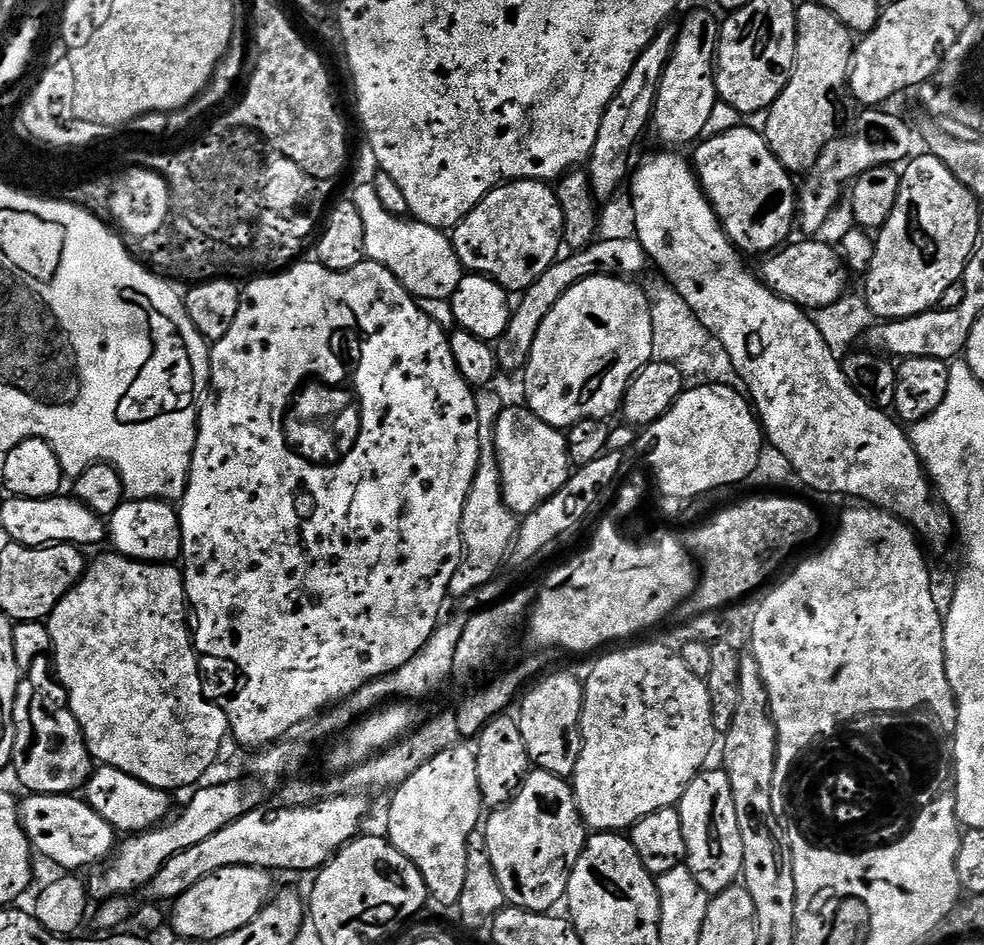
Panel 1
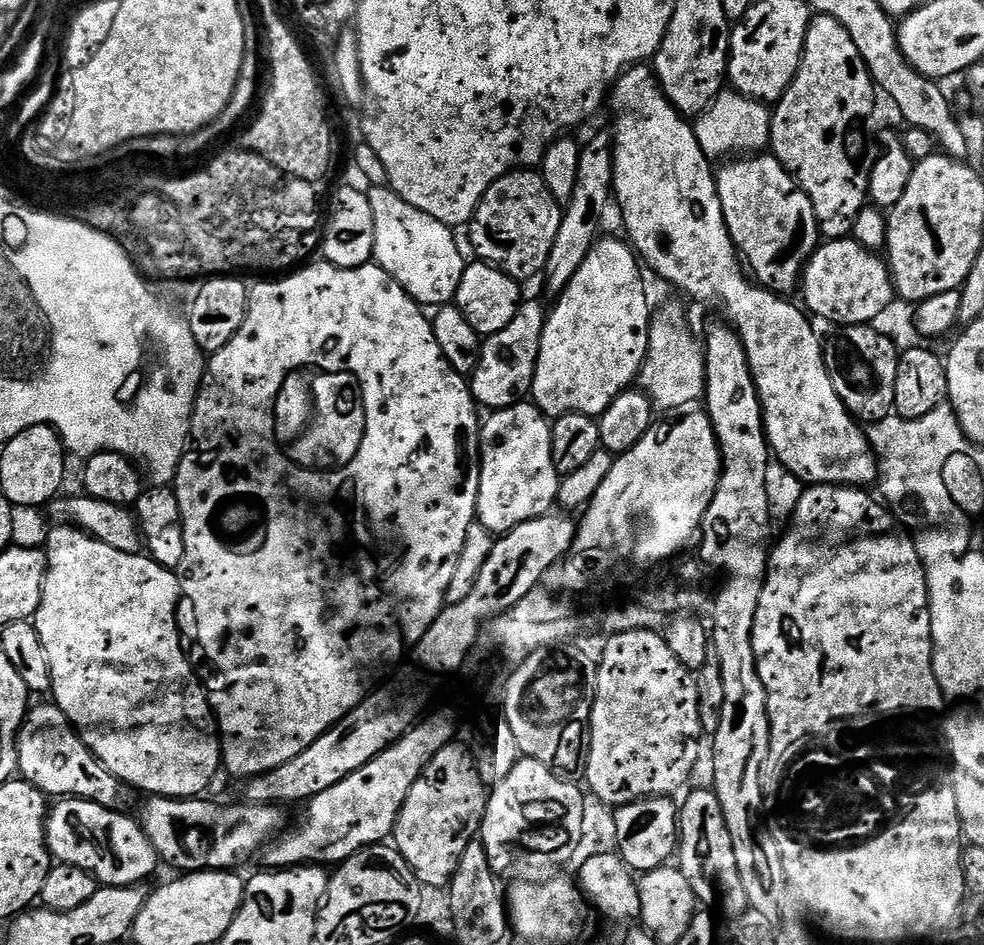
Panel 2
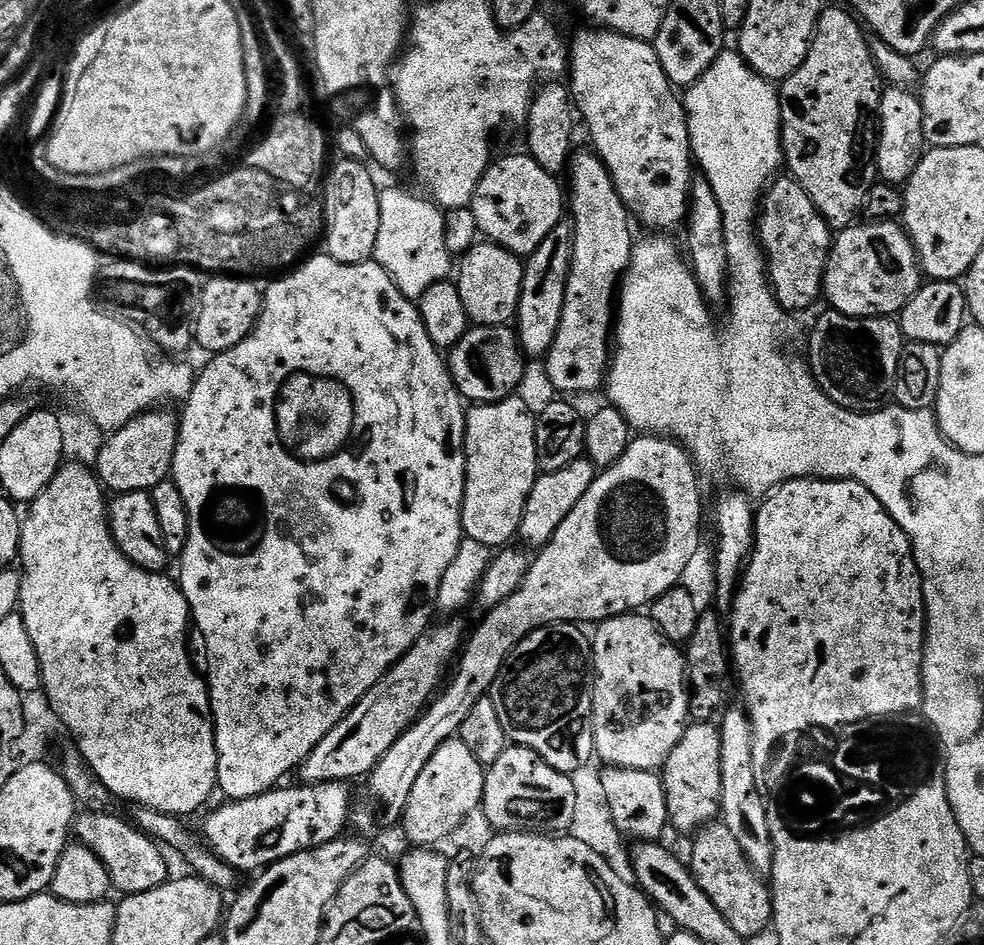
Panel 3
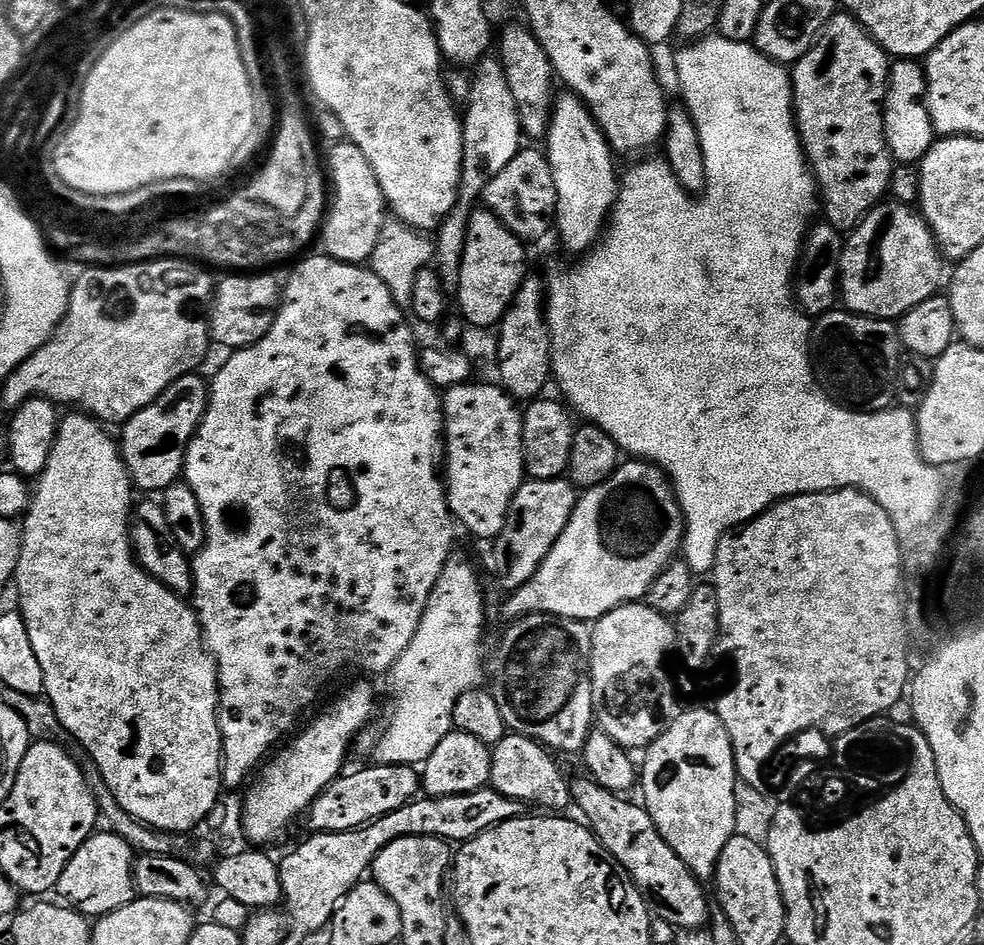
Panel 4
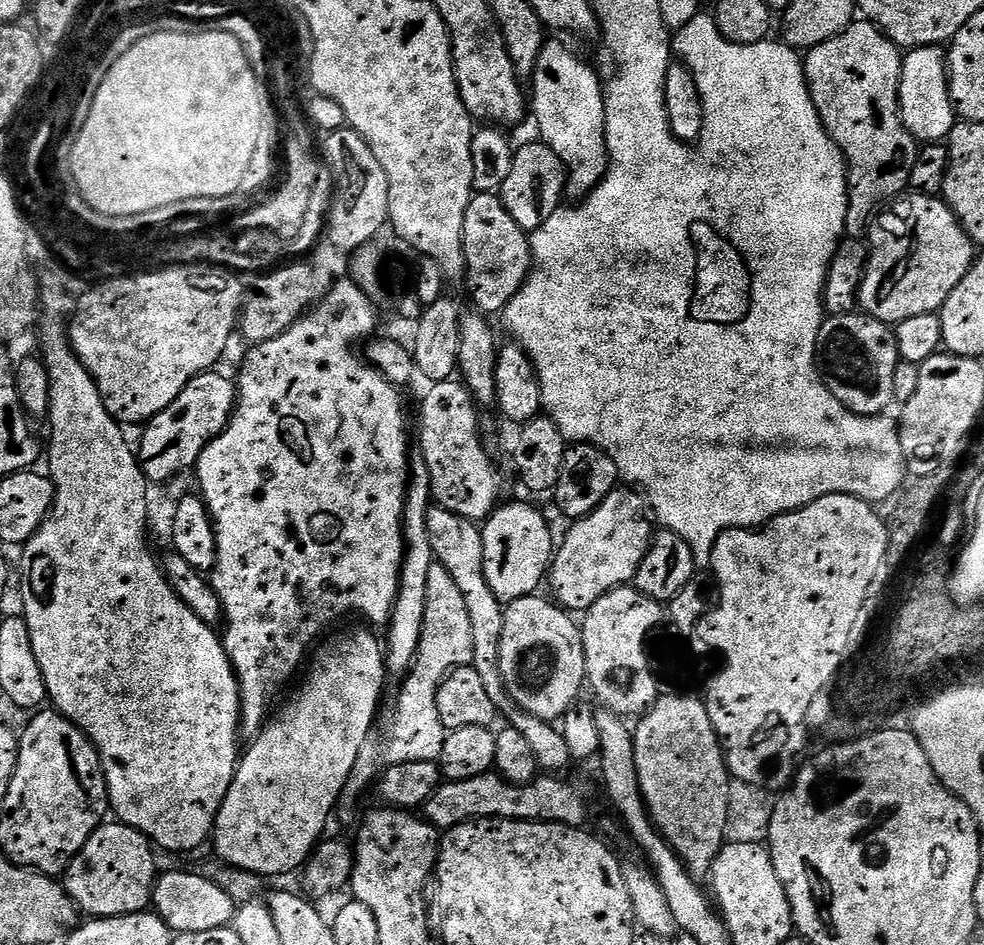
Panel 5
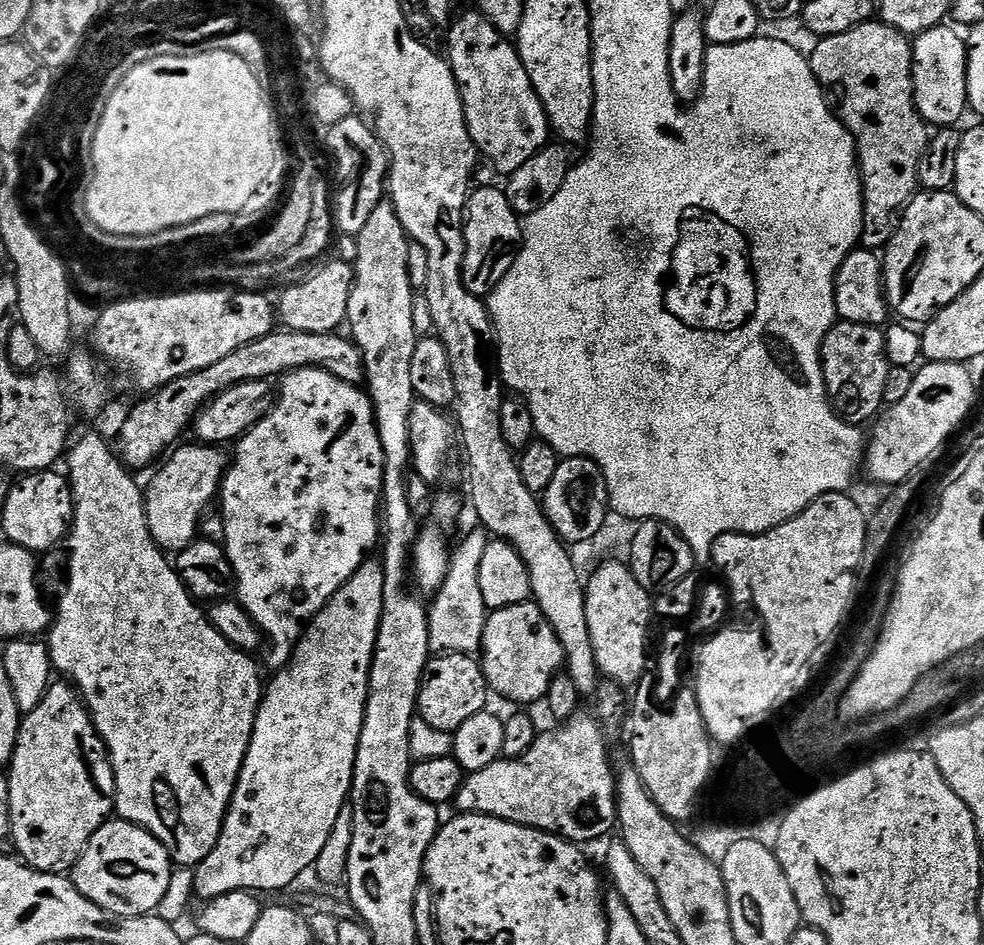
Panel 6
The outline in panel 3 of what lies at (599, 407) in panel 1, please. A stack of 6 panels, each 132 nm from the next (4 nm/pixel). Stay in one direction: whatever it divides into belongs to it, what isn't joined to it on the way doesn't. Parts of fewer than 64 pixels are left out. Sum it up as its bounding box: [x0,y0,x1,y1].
[546,151,634,392]

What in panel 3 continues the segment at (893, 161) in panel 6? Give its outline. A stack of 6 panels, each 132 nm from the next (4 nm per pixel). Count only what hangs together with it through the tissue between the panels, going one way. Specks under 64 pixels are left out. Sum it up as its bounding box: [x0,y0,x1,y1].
[778,7,885,230]

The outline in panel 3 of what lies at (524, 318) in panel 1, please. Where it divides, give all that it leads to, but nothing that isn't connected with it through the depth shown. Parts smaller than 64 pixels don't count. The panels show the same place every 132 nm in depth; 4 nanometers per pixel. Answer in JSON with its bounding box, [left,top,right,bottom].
[446,327,526,404]

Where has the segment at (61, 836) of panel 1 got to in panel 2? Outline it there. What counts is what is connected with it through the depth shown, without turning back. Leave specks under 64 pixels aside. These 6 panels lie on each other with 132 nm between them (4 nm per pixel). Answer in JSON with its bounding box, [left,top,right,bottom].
[46,798,158,888]

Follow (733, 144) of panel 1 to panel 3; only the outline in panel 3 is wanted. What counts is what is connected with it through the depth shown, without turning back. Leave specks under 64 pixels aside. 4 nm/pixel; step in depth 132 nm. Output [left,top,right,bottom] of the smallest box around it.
[758,178,834,312]

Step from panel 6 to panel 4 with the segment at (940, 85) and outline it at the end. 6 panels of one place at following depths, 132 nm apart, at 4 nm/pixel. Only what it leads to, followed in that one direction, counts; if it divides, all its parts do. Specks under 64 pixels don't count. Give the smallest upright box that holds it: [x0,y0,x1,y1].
[884,58,938,165]

